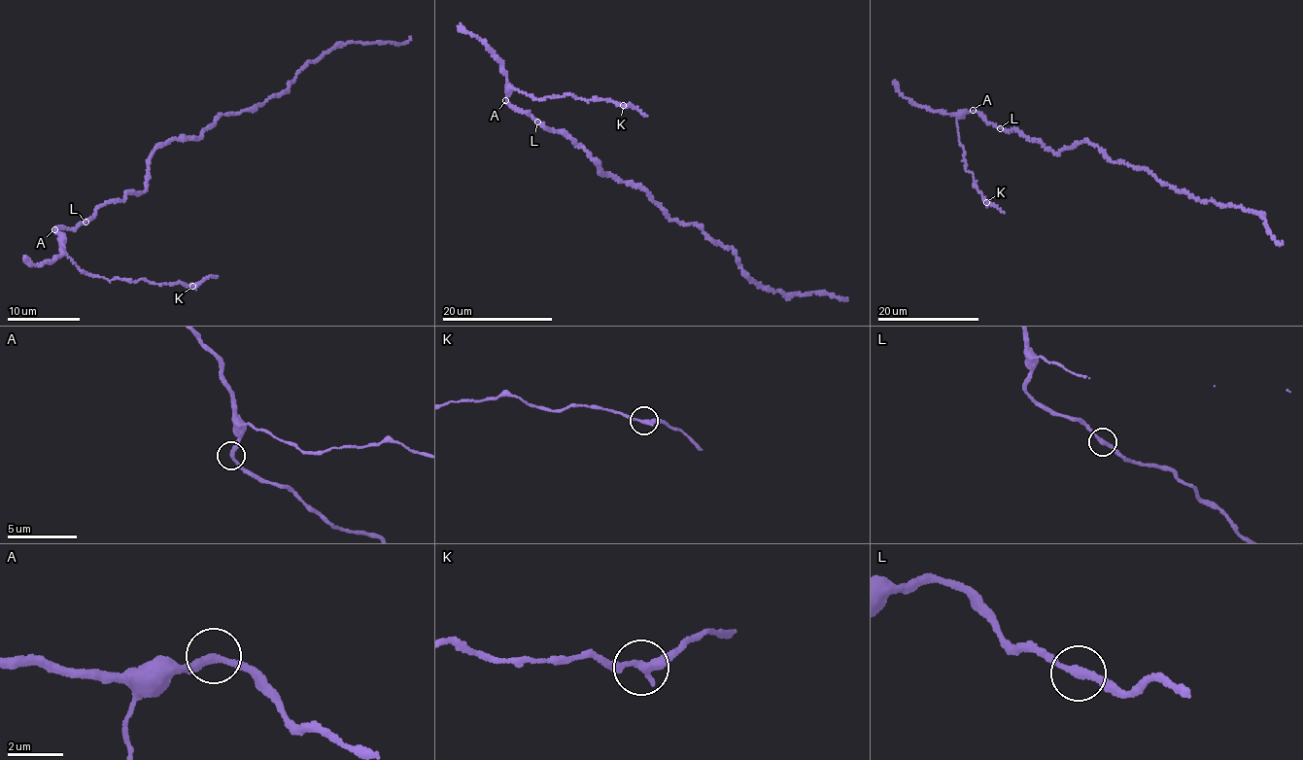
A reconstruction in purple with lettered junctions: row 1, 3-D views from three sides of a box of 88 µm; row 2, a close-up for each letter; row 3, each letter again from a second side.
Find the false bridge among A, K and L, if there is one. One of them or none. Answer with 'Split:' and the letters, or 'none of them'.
Split: none of them

